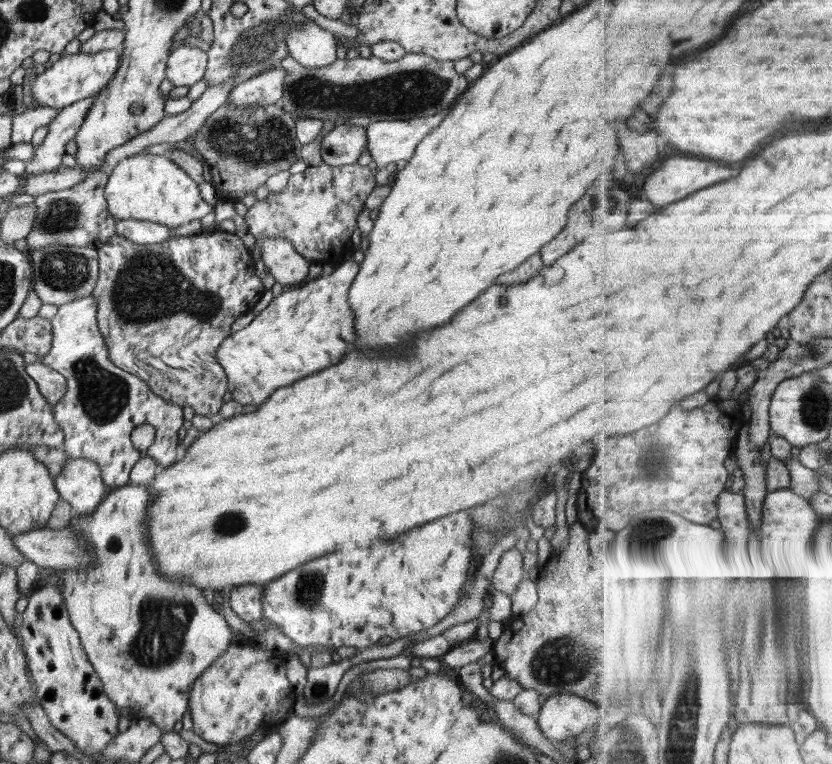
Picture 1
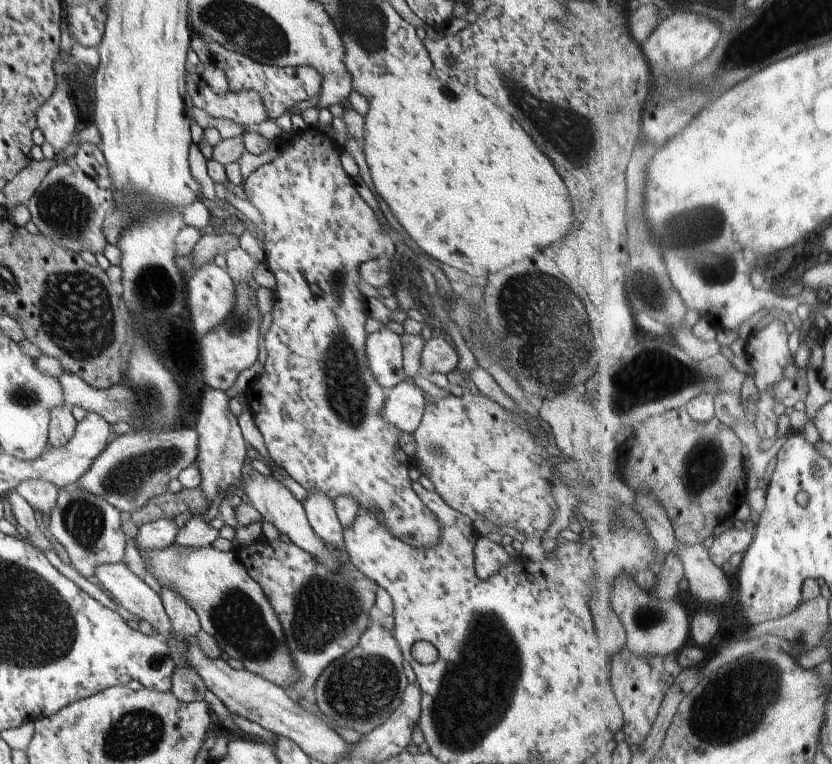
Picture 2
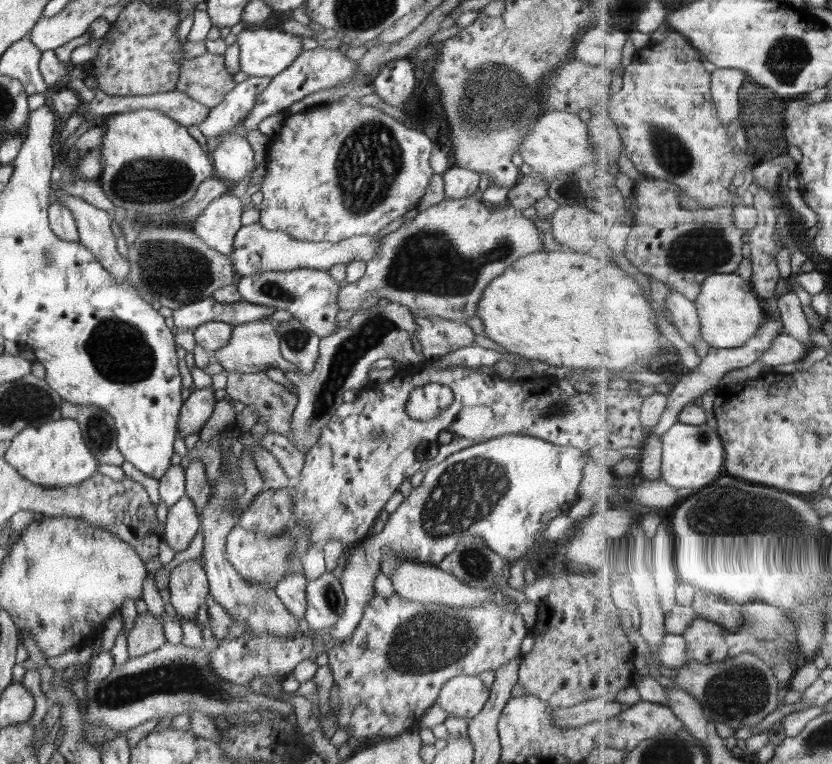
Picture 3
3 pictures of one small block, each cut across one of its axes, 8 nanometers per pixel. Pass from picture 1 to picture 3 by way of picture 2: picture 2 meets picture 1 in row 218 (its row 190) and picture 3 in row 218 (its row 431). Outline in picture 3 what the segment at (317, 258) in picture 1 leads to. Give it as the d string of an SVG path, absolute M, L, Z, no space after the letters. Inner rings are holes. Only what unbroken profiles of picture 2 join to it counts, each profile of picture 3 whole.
M345 95L340 100L327 103L318 108L312 108L303 113L295 113L285 116L280 131L271 138L267 154L266 176L261 184L260 190L263 201L260 207L260 221L264 229L270 231L282 231L288 236L302 242L337 243L356 235L376 235L380 230L388 226L390 222L400 218L404 213L417 208L419 200L424 196L430 179L434 174L430 167L430 156L435 143L425 134L416 129L407 128L400 120L393 121L386 113L382 113L374 106L364 106L357 99Z

